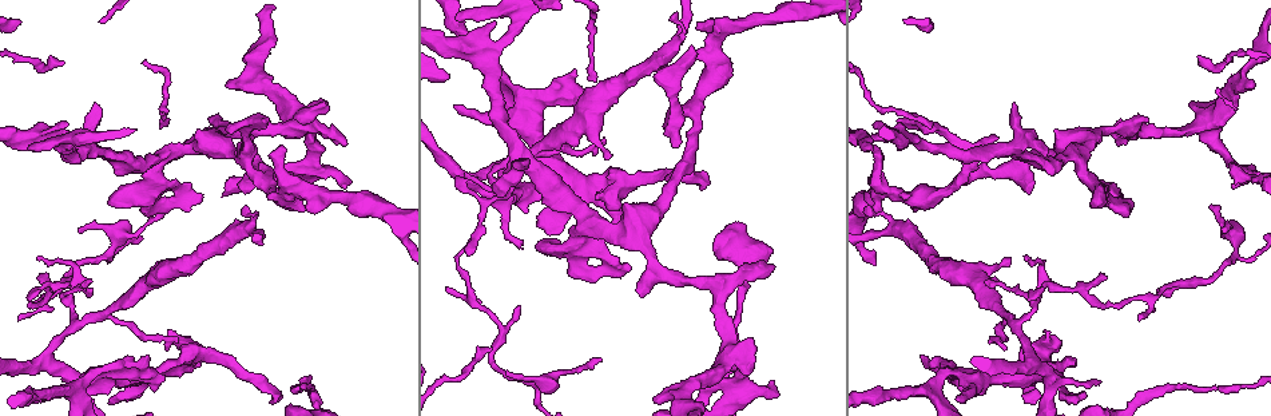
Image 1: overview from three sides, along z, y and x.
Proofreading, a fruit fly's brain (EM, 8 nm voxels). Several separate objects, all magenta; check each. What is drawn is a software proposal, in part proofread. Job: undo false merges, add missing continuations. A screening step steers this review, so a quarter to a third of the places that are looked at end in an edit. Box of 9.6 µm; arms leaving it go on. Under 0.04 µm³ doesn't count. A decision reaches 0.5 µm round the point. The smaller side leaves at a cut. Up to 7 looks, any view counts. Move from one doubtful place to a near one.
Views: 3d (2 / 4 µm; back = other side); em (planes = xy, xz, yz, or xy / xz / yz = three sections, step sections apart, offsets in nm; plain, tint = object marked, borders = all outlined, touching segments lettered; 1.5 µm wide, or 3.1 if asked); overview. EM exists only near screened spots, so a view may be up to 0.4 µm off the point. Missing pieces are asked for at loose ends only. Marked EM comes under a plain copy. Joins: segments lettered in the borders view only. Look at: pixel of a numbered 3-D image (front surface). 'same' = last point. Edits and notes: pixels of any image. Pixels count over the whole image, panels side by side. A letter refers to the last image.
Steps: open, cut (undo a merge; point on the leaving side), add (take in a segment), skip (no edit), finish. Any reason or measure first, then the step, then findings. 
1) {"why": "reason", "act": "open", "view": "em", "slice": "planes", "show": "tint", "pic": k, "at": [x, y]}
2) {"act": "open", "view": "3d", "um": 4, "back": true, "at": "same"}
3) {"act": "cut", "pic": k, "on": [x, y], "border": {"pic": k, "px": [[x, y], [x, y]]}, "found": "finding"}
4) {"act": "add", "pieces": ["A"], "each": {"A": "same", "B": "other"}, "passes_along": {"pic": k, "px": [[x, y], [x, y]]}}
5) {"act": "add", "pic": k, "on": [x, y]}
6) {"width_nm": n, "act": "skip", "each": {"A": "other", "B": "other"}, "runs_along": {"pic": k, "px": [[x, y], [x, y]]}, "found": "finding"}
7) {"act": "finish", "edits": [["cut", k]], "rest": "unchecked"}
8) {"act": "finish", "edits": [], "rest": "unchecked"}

{"why": "branch stops here", "act": "open", "view": "3d", "um": 4, "pic": 1, "at": [1030, 259]}

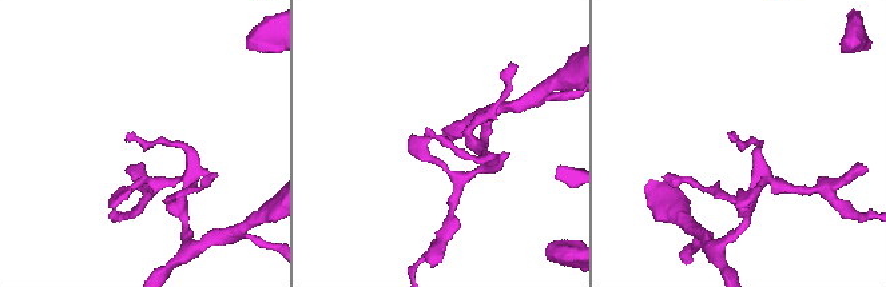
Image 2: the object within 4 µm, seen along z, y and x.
{"why": "need the tissue", "act": "open", "view": "em", "slice": "planes", "show": "borders", "pic": 2, "at": [427, 134]}

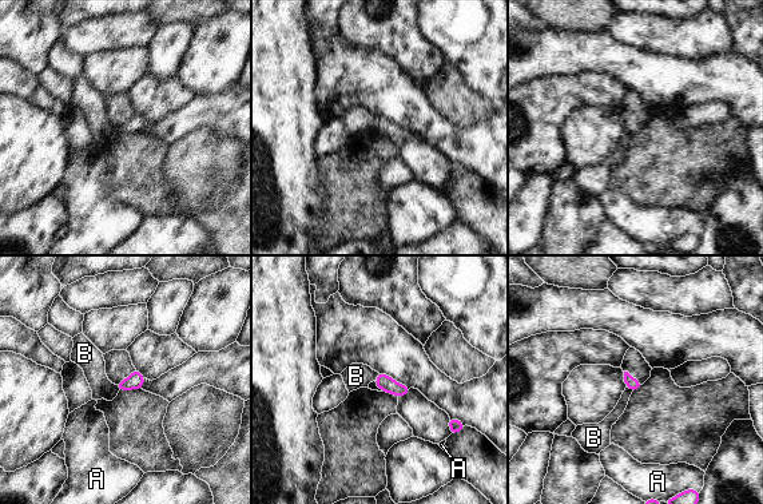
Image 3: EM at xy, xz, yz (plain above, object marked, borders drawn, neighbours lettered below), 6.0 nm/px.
{"longest_contact_nm": ["B", 60], "act": "skip", "each": {"A": "other", "B": "other"}, "border": {"pic": 3, "px": [[378, 373], [374, 381]]}, "found": "none of them fits"}

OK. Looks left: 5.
{"why": "two arms in line, one across", "act": "open", "view": "em", "slice": "planes", "show": "tint", "pic": 1, "at": [1015, 325]}

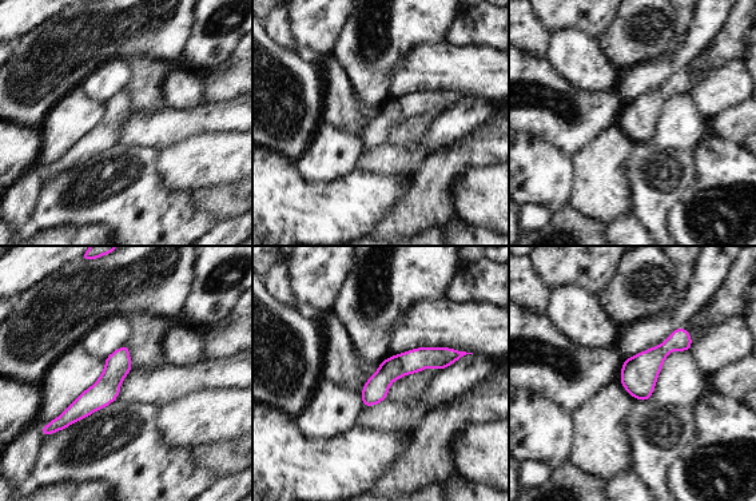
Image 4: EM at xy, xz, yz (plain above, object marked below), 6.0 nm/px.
{"act": "open", "view": "em", "slice": "planes", "show": "borders", "at": "same"}

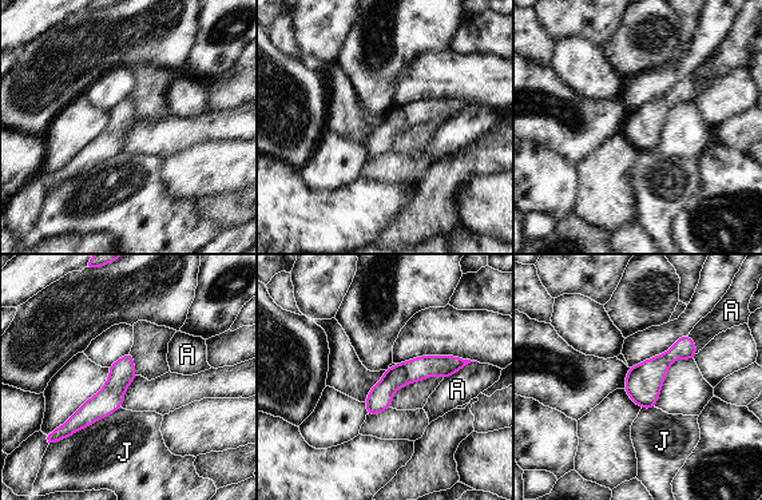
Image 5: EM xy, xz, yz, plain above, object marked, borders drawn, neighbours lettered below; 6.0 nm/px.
{"act": "skip", "each": {"A": "other", "J": "other"}, "runs_along": {"pic": 5, "px": [[461, 362], [404, 373], [369, 409]]}, "found": "one cell here"}

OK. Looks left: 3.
{"why": "narrows sharply", "act": "open", "view": "em", "slice": "planes", "show": "borders", "pic": 1, "at": [1209, 391]}

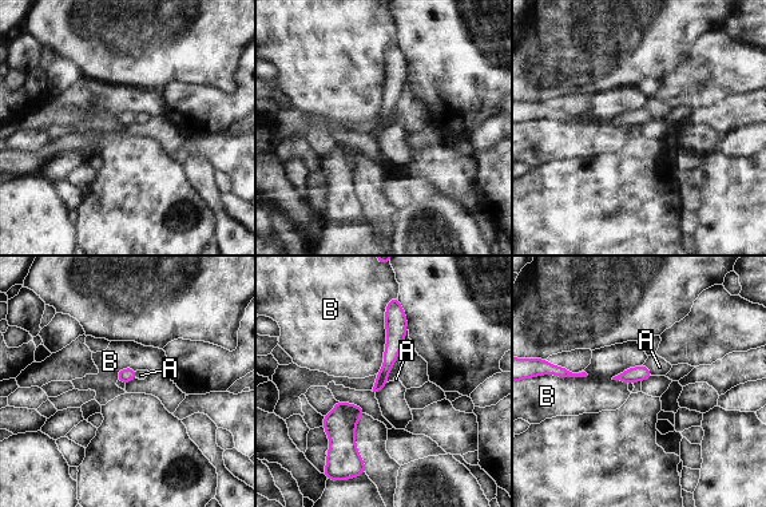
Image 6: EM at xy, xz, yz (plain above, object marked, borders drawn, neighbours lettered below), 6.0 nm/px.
{"width_nm": 90, "act": "skip", "each": {"A": "other", "B": "other"}, "found": "one cell here"}

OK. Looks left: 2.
{"act": "finish", "edits": [], "rest": "unchecked"}

